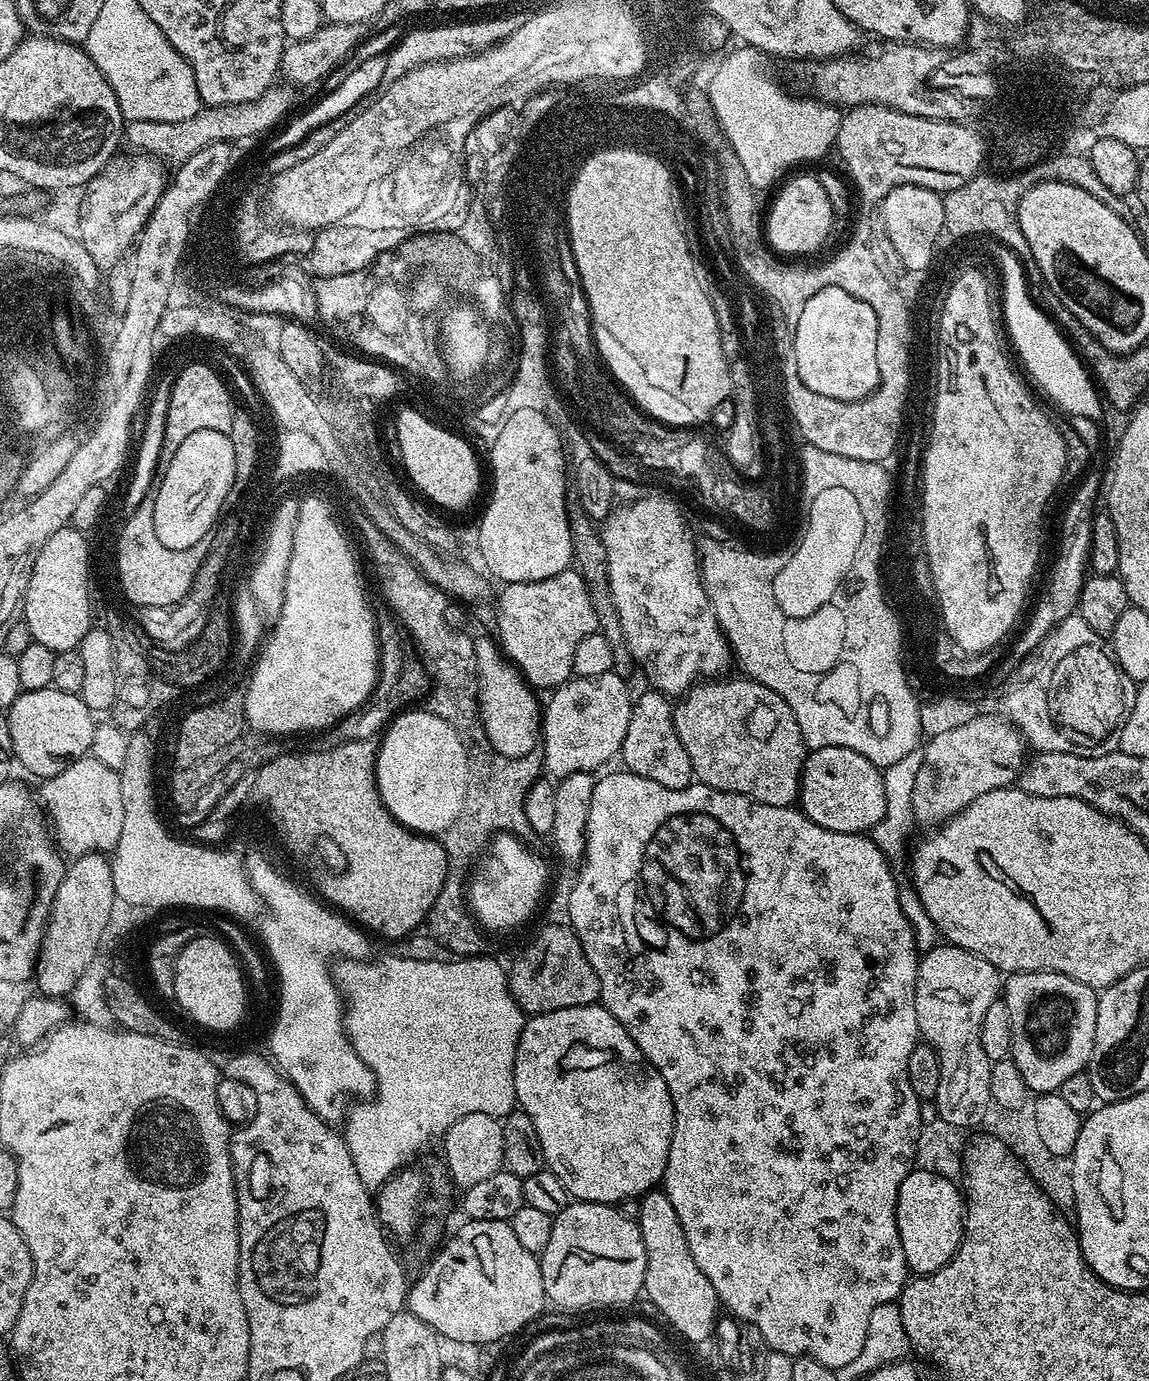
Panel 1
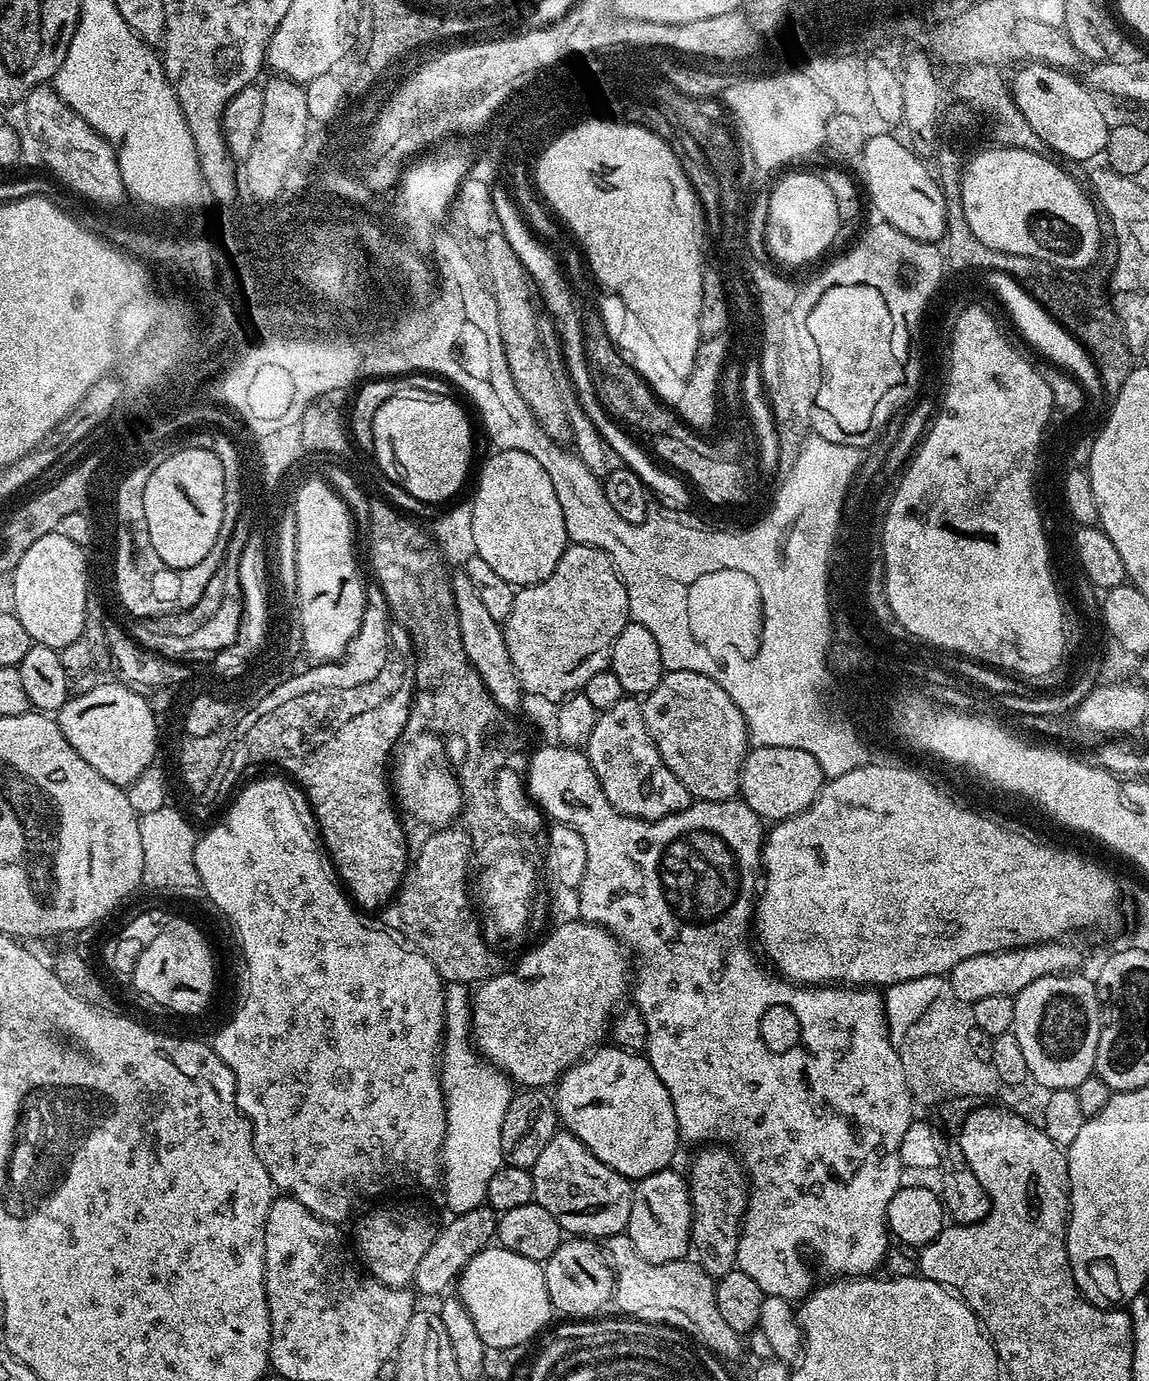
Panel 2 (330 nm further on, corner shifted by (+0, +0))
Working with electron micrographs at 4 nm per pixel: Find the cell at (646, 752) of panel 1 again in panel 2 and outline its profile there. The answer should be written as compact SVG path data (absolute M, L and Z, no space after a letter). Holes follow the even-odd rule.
M625 698L603 709L594 722L586 751L594 774L598 774L602 794L606 794L610 806L624 816L657 820L688 808L690 797L686 786L682 786L670 766L662 762L662 754L658 754L658 746L654 738L650 738L650 730L646 730L639 699Z

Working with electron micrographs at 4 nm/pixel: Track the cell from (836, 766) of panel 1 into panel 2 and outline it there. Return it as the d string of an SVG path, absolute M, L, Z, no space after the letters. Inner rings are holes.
M790 746L753 747L740 771L738 796L760 816L761 821L775 822L802 814L816 801L825 783L824 771L818 766L814 754Z

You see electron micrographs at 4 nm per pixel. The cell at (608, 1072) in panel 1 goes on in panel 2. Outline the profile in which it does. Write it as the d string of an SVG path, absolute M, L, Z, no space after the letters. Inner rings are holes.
M597 1047L564 1071L554 1088L556 1113L559 1123L580 1139L599 1162L612 1167L625 1179L635 1182L644 1176L660 1172L673 1163L676 1144L681 1143L674 1102L666 1086L662 1086L662 1078L654 1074L647 1058L624 1048L604 1047Z

